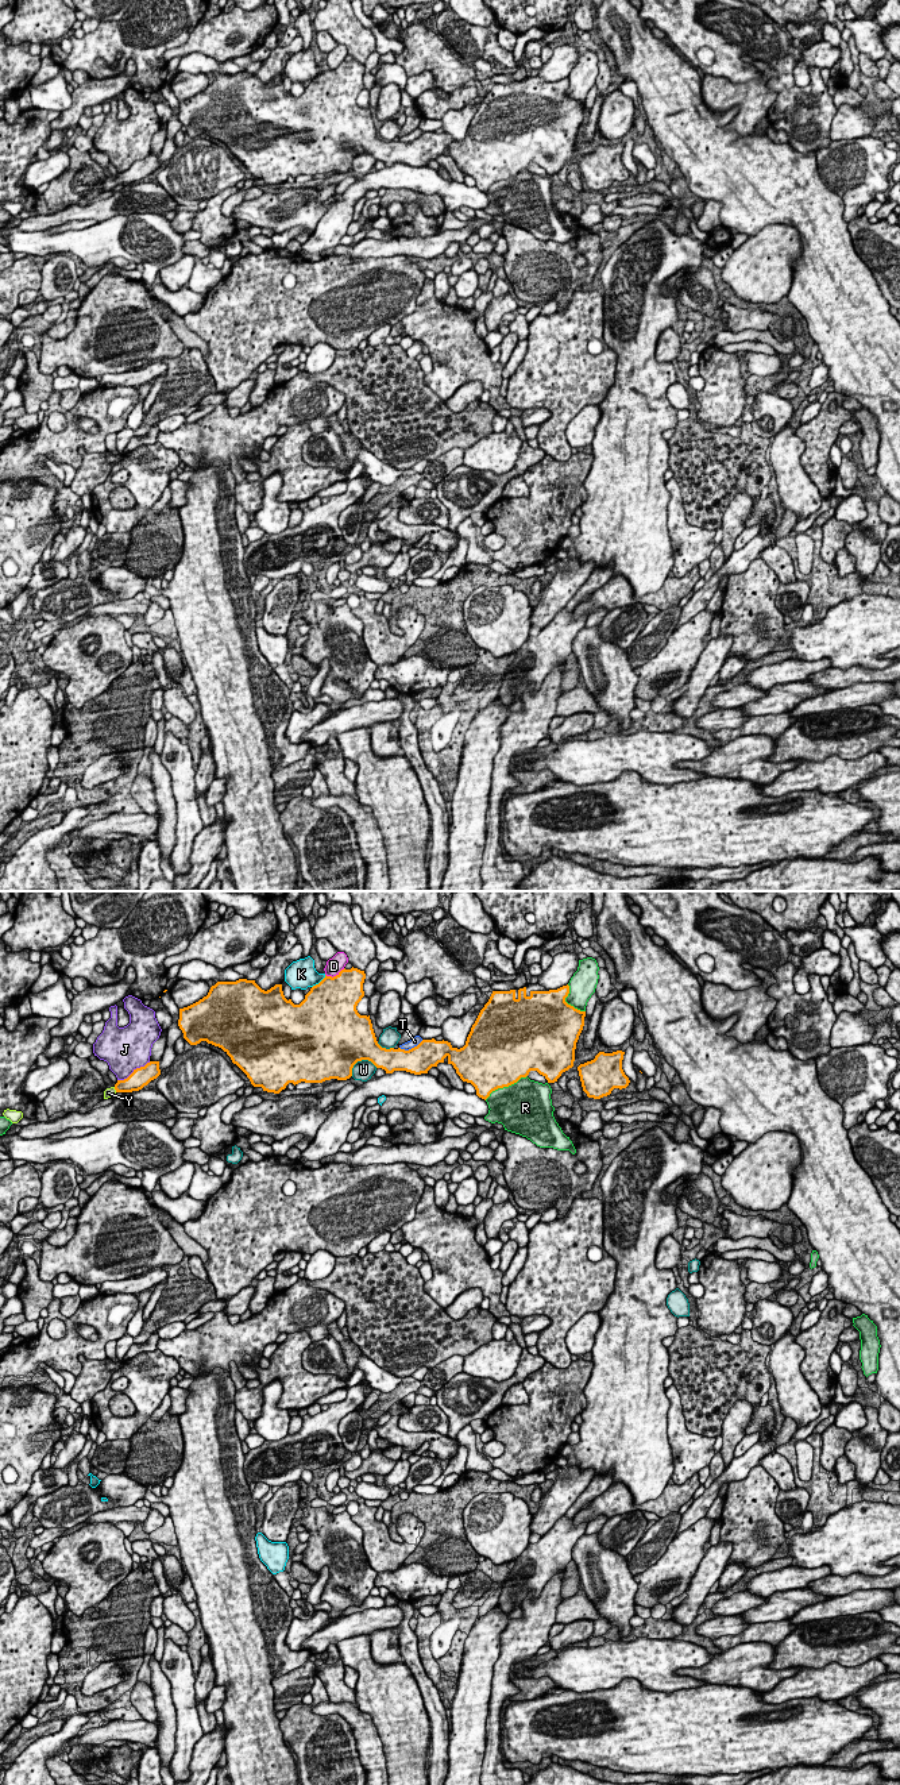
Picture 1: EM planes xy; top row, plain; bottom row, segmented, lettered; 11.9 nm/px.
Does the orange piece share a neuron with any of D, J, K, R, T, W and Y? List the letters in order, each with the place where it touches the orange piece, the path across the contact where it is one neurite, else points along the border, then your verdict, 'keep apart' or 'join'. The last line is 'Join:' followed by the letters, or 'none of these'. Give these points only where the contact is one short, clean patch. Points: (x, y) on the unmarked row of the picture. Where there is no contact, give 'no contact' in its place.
D: meets orange in xy at (336, 68); keep apart
J: meets orange in xy at (134, 162); keep apart
K: meets orange in xy at (320, 74); keep apart
R: meets orange in xy at (505, 178); keep apart
T: meets orange in xy at (412, 141); keep apart
W: meets orange in xy at (360, 153); keep apart
Y: meets orange in xy at (115, 181); runs through xy (134, 174), (115, 181), (108, 185); join
Join: Y

